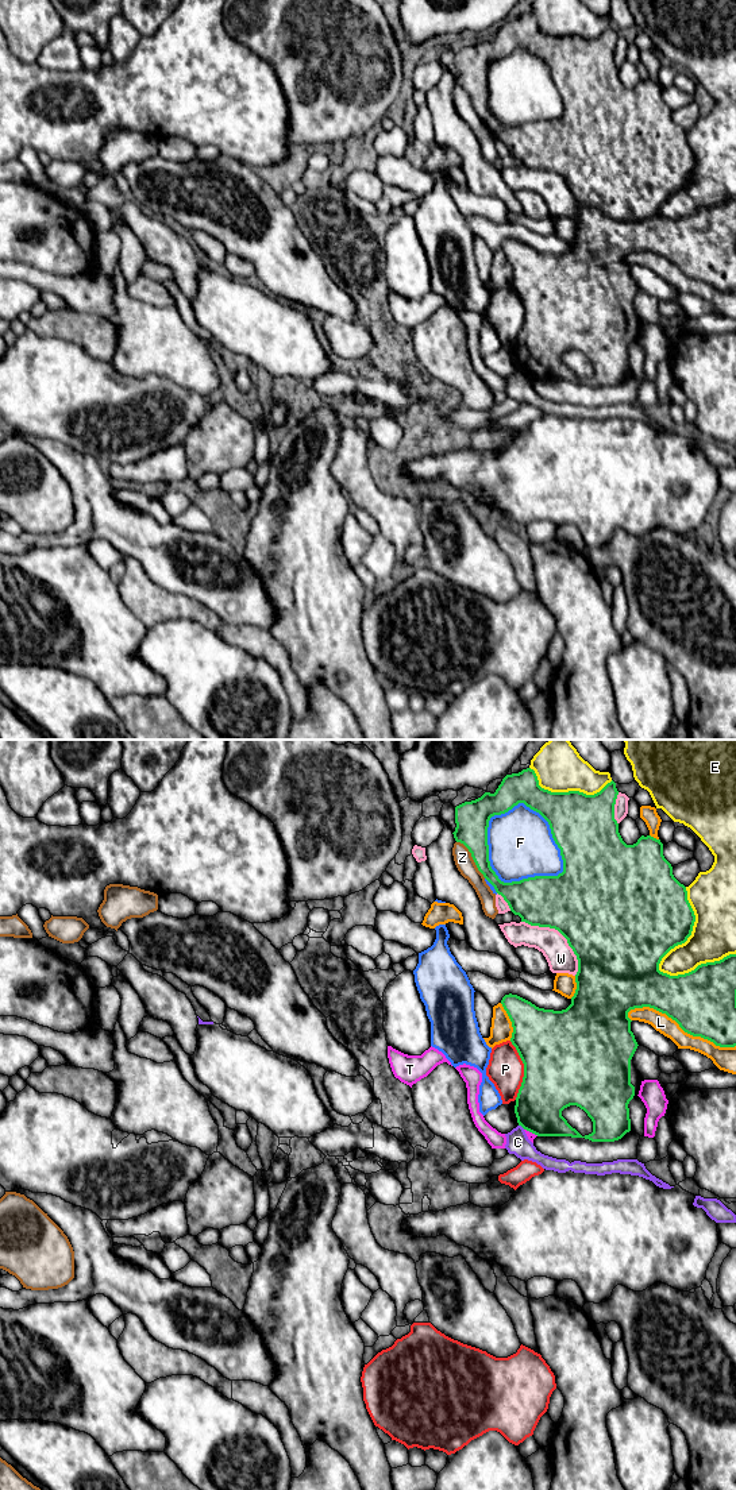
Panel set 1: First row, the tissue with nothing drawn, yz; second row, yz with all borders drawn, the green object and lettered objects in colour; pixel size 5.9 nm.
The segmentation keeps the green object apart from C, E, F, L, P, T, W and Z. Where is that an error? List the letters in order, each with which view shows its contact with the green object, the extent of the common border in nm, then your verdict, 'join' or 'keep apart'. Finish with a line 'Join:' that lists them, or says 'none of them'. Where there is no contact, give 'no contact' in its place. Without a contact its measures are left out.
C: contact in yz; length 50 nm; keep apart
E: contact in yz; length 550 nm; keep apart
F: contact in yz; length 550 nm; keep apart
L: contact in yz; length 700 nm; keep apart
P: contact in yz; length 360 nm; keep apart
T: contact in yz; length 100 nm; keep apart
W: contact in yz; length 460 nm; keep apart
Z: contact in yz; length 280 nm; keep apart
Join: none of them

